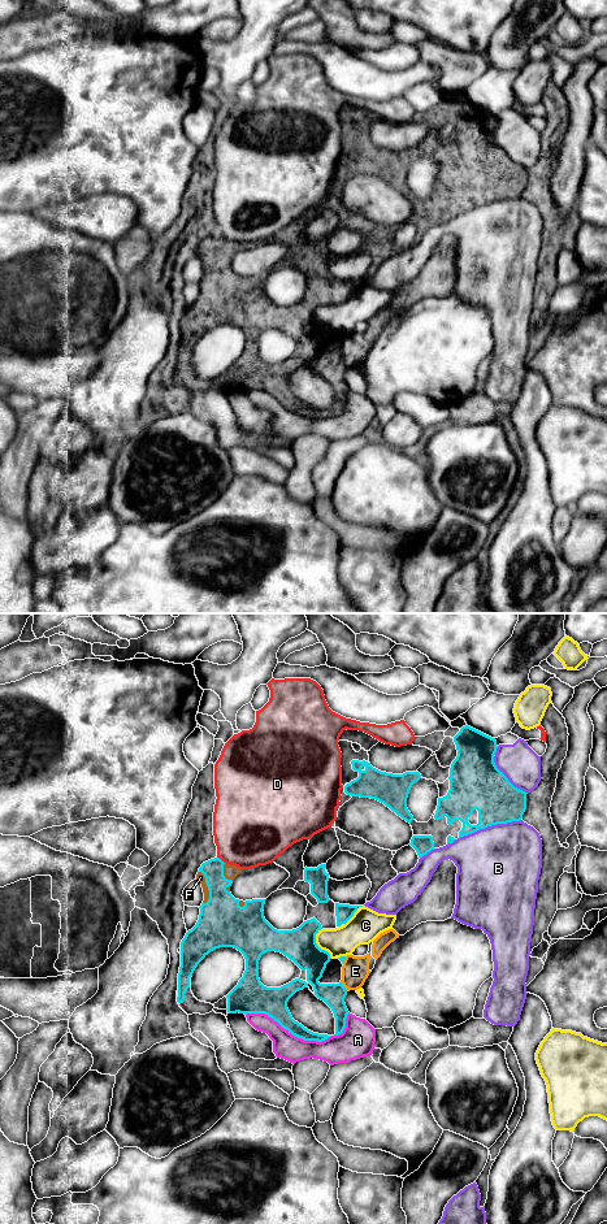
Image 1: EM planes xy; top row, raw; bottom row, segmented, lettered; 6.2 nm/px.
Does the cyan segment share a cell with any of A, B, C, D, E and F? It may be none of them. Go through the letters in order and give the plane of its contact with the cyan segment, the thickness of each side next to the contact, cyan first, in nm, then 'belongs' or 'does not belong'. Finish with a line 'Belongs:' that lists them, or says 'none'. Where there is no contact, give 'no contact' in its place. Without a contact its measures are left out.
A: contact in xy; calibres 180 and 160 nm; does not belong
B: contact in xy; calibres 300 and 480 nm; does not belong
C: contact in xy; calibres 220 and 180 nm; does not belong
D: contact in xy; calibres 150 and 440 nm; does not belong
E: contact in xy; calibres 160 and 170 nm; does not belong
F: contact in xy; calibres 300 and 50 nm; belongs
Belongs: F

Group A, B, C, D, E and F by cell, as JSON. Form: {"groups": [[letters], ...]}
{"groups": [["A", "B"], ["C"], ["D"], ["E"], ["F"]]}

